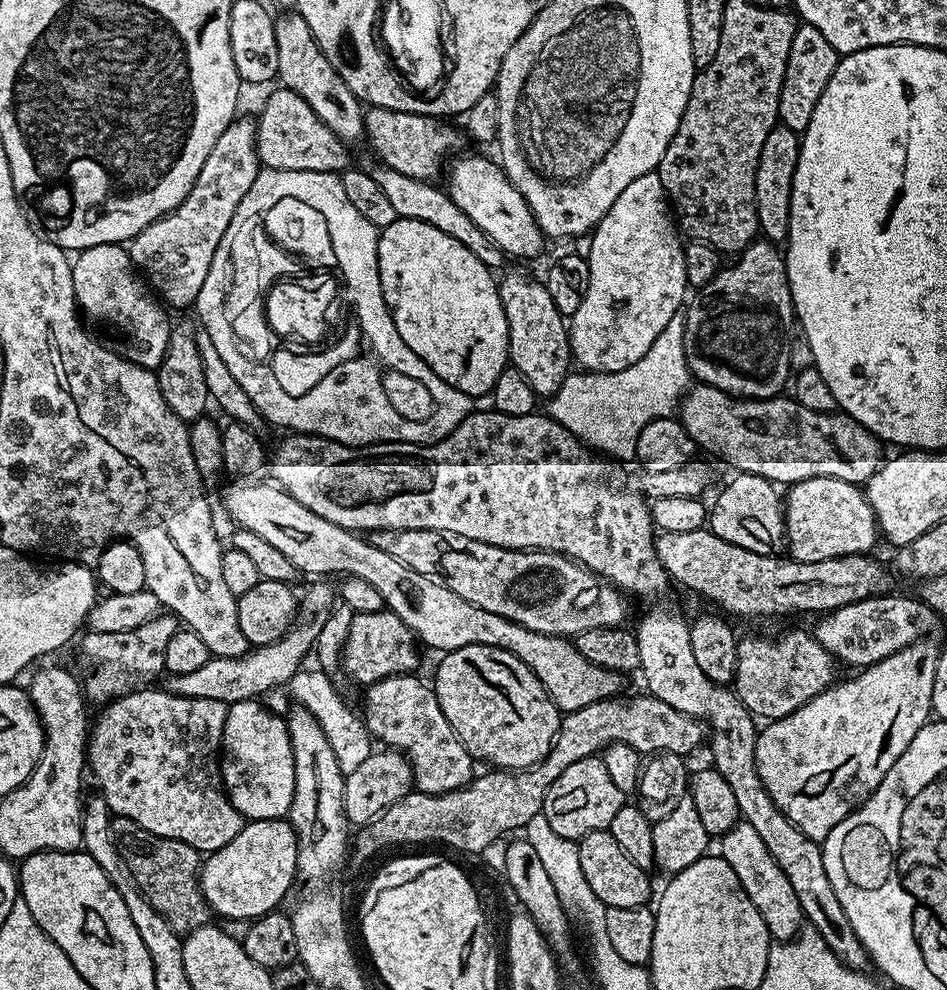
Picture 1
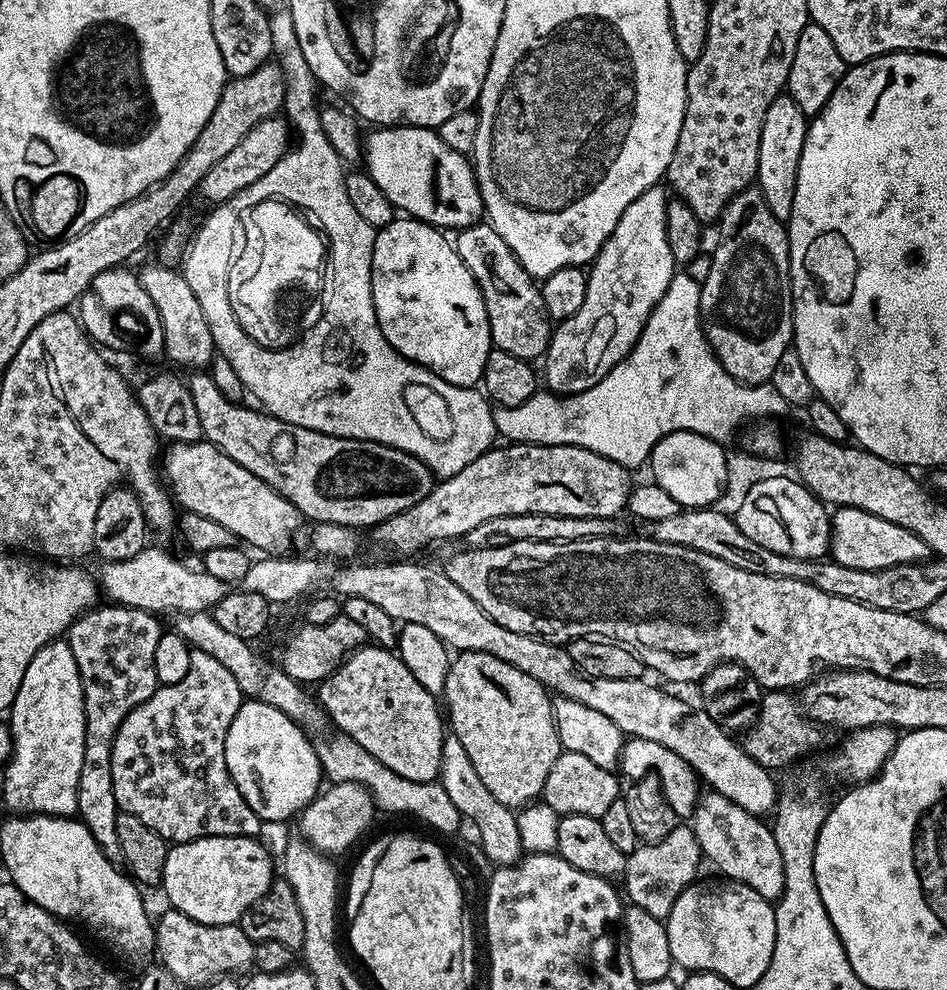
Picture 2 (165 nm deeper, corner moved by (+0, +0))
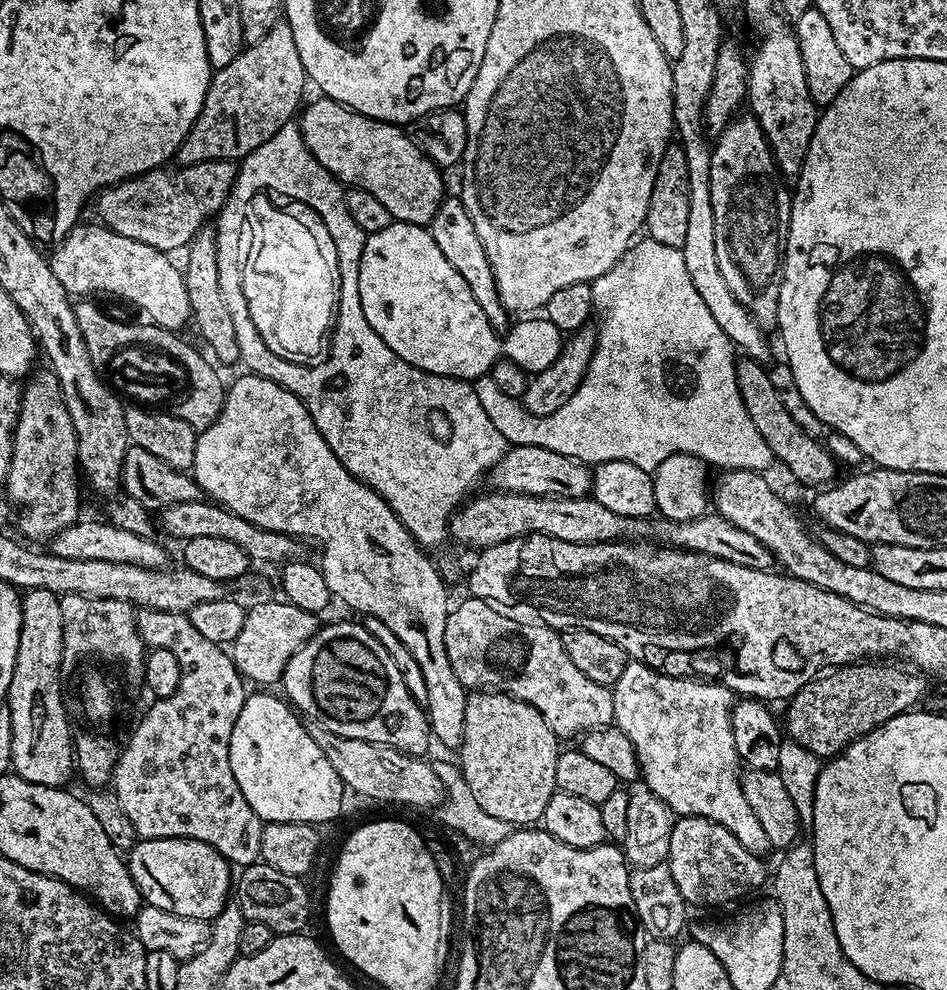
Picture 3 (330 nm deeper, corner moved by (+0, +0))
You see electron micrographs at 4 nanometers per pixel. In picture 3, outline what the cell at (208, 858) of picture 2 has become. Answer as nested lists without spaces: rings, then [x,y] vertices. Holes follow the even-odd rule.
[[[182,838],[141,839],[127,853],[126,863],[144,904],[186,918],[215,920],[234,892],[233,865],[206,842]]]

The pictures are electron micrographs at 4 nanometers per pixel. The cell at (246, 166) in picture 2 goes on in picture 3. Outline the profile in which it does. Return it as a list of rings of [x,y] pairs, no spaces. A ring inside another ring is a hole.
[[[203,160],[177,169],[177,172],[172,173],[164,172],[168,170],[144,172],[133,180],[123,180],[120,184],[104,189],[95,201],[104,227],[126,238],[134,238],[134,242],[146,242],[146,246],[154,246],[154,250],[169,254],[176,254],[179,248],[180,251],[187,249],[196,233],[228,201],[238,168],[230,160]]]

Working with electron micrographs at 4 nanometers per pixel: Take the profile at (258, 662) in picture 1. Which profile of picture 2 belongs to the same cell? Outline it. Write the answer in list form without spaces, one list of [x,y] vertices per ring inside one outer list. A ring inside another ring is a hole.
[[[511,443],[504,447],[488,449],[458,474],[441,479],[422,502],[375,525],[375,540],[408,554],[434,540],[461,539],[490,518],[510,514],[613,519],[625,511],[632,474],[620,463],[578,446]]]

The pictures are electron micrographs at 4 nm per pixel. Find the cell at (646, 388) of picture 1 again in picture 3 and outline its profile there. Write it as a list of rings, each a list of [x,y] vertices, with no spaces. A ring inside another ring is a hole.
[[[640,238],[631,245],[630,251],[625,259],[621,260],[618,267],[607,276],[599,276],[597,280],[591,281],[592,293],[596,299],[595,307],[604,311],[604,321],[598,324],[598,335],[596,338],[596,349],[590,358],[590,366],[584,375],[584,381],[578,386],[578,390],[554,414],[545,416],[535,416],[524,409],[520,400],[510,398],[510,394],[504,393],[499,386],[492,381],[491,375],[480,377],[475,381],[474,387],[478,394],[478,402],[482,402],[482,410],[486,410],[486,418],[494,422],[498,429],[498,434],[509,445],[538,446],[552,450],[556,454],[569,456],[570,459],[578,460],[581,464],[595,466],[602,462],[634,462],[634,466],[642,466],[642,470],[655,473],[666,458],[674,454],[690,454],[703,460],[705,464],[716,470],[746,470],[747,472],[763,473],[764,468],[774,464],[774,457],[770,446],[766,446],[766,441],[762,439],[762,434],[754,427],[754,422],[750,422],[750,414],[746,414],[746,406],[742,406],[742,394],[738,394],[738,378],[736,377],[736,362],[738,359],[738,349],[730,338],[714,322],[710,310],[703,304],[701,296],[698,294],[694,282],[690,282],[690,274],[686,271],[686,258],[678,248],[674,246],[662,246],[662,242],[654,242],[647,238]]]

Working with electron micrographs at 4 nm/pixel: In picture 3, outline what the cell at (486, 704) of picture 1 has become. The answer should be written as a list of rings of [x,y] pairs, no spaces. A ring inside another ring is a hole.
[[[476,690],[469,695],[466,706],[466,726],[464,740],[458,749],[458,765],[465,776],[466,785],[475,801],[486,810],[491,817],[500,818],[515,826],[532,826],[543,821],[546,802],[558,791],[554,778],[554,766],[562,751],[561,741],[546,726],[546,718],[534,710],[532,704],[527,704],[504,692],[491,690]]]

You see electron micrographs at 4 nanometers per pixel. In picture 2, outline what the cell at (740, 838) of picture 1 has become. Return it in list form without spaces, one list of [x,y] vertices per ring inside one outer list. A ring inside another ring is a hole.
[[[708,790],[701,795],[696,813],[690,818],[690,826],[696,832],[700,851],[721,868],[729,881],[758,890],[762,898],[770,902],[779,900],[784,892],[784,863],[778,854],[778,842],[774,842],[771,827],[759,816],[751,816],[742,806],[722,798],[722,794]]]

